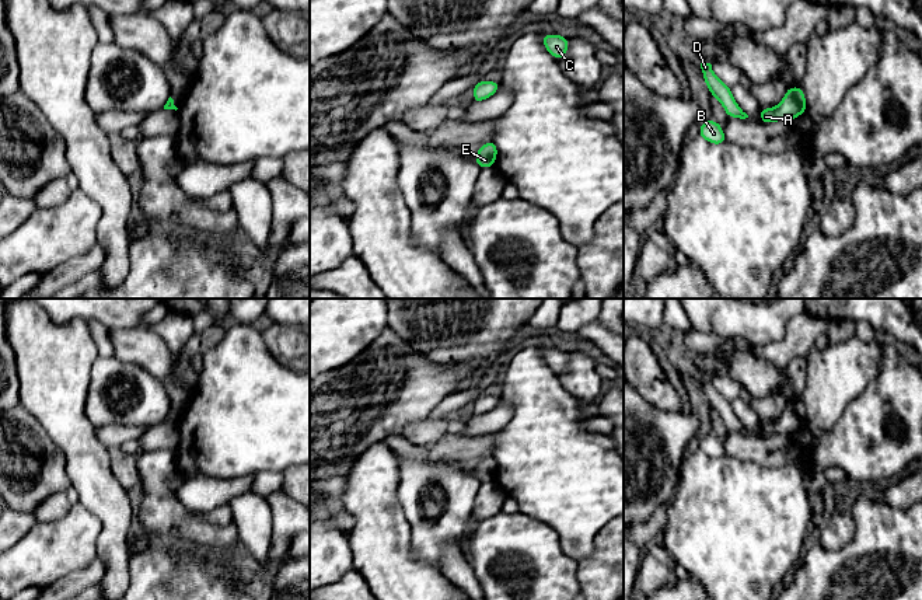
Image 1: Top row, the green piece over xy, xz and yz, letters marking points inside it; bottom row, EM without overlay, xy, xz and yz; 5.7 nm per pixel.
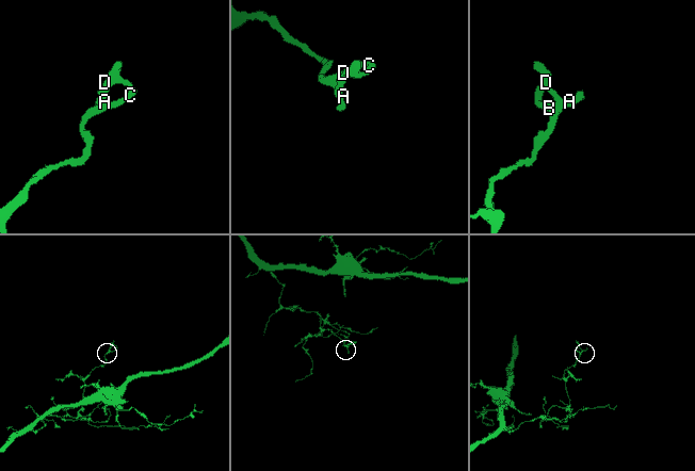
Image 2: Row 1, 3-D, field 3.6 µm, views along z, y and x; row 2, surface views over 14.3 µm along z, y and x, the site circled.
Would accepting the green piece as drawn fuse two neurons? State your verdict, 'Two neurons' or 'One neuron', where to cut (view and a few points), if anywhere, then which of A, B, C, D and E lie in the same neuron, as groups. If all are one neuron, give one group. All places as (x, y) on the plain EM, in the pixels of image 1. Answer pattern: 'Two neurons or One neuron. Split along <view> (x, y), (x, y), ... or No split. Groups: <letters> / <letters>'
One neuron. No split. Groups: A B C D E

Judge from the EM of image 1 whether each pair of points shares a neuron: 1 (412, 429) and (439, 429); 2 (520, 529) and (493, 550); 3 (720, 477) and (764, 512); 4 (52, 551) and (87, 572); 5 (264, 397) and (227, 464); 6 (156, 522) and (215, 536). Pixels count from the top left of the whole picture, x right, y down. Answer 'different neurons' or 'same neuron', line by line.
1: same neuron
2: same neuron
3: same neuron
4: different neurons
5: same neuron
6: same neuron

